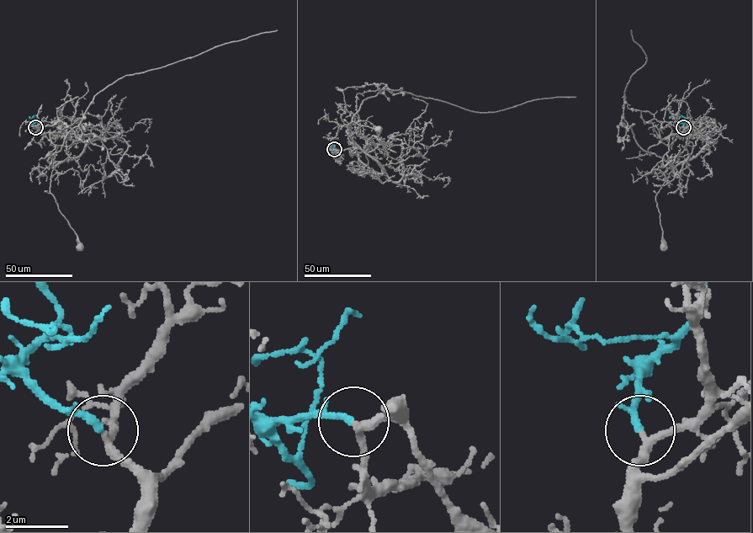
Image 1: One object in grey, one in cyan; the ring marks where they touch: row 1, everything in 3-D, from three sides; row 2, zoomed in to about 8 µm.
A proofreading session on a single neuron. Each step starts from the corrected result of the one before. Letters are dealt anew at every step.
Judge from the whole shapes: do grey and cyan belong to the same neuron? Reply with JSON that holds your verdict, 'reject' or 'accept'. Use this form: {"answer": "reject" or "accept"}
{"answer": "accept"}

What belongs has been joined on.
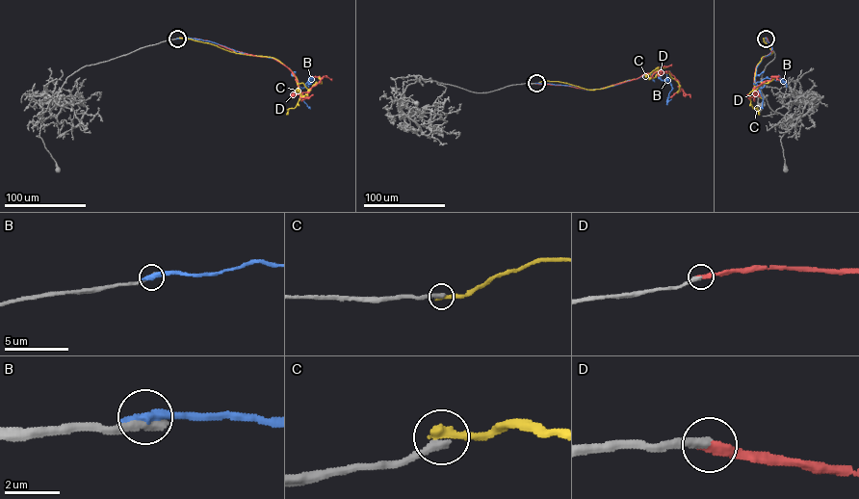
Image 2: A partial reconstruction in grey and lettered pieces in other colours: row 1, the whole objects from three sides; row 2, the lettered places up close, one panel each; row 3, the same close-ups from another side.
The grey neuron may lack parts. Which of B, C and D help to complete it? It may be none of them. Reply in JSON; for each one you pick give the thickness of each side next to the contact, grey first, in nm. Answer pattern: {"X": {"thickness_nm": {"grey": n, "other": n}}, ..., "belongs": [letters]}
{"D": {"thickness_nm": {"grey": 300, "other": 400}}, "belongs": ["D"]}

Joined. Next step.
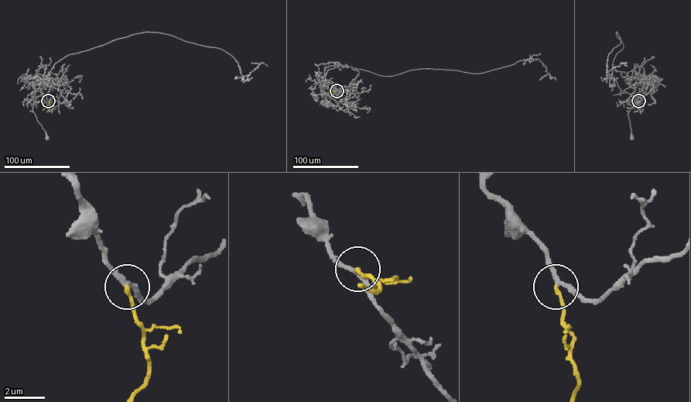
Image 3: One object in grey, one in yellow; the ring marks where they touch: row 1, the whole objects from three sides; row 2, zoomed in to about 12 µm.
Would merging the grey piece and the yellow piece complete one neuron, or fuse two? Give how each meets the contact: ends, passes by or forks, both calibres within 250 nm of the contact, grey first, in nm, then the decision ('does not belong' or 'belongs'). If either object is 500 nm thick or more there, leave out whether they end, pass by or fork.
grey passes by; yellow ends there; 220 nm thick on the grey side, 170 nm on the other; belongs

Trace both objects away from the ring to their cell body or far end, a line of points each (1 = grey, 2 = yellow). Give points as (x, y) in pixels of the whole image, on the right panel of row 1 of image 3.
1: (638, 101), (634, 94), (642, 90), (643, 81), (653, 87), (647, 94), (637, 98), (628, 113), (631, 138)
2: (638, 101), (638, 110)

